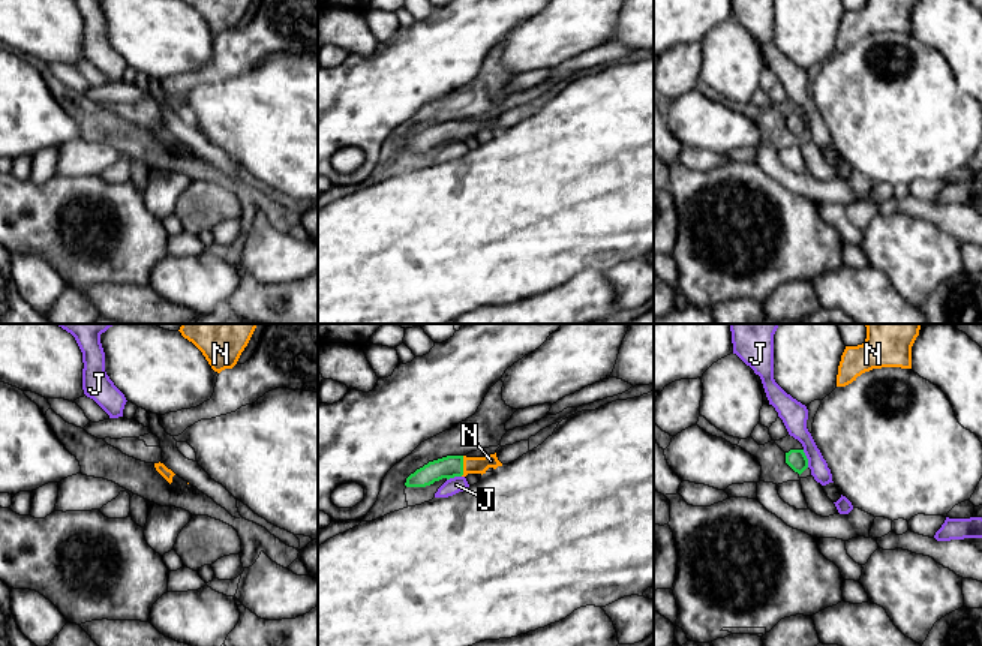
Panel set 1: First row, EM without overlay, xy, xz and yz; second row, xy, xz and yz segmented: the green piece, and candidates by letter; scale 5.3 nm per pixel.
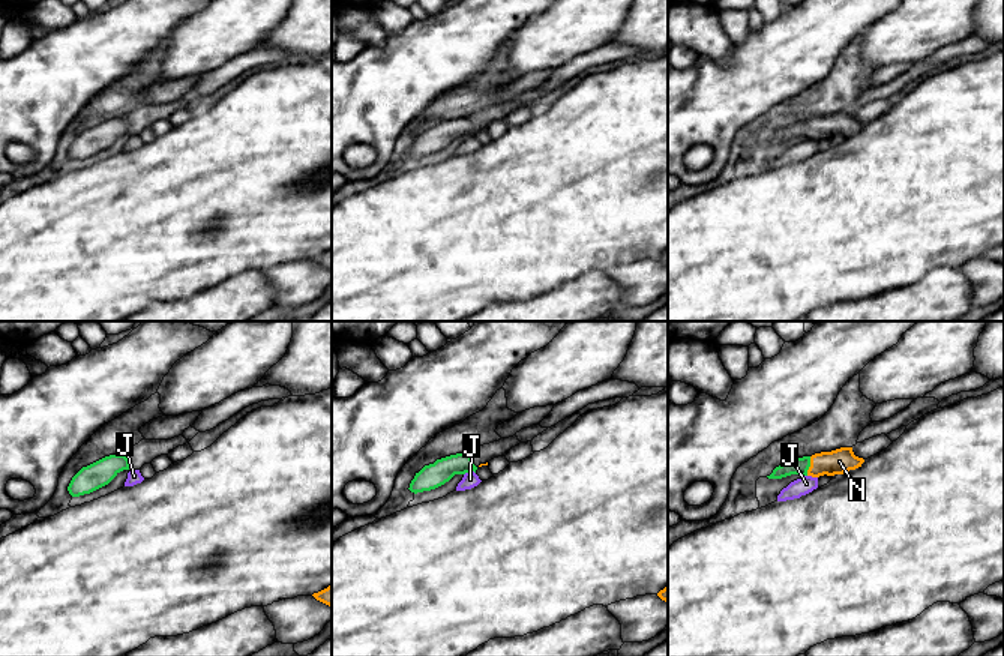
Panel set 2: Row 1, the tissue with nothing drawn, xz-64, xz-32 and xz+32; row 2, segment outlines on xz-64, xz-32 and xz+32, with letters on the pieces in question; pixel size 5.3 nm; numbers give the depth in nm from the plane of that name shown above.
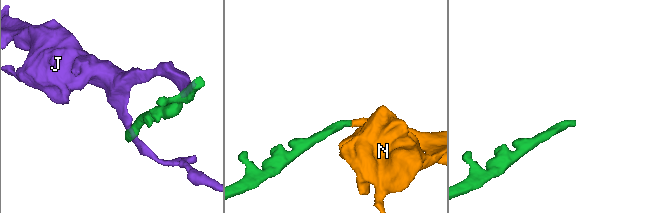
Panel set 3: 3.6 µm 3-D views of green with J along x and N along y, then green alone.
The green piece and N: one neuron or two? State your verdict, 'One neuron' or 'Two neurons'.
One neuron

